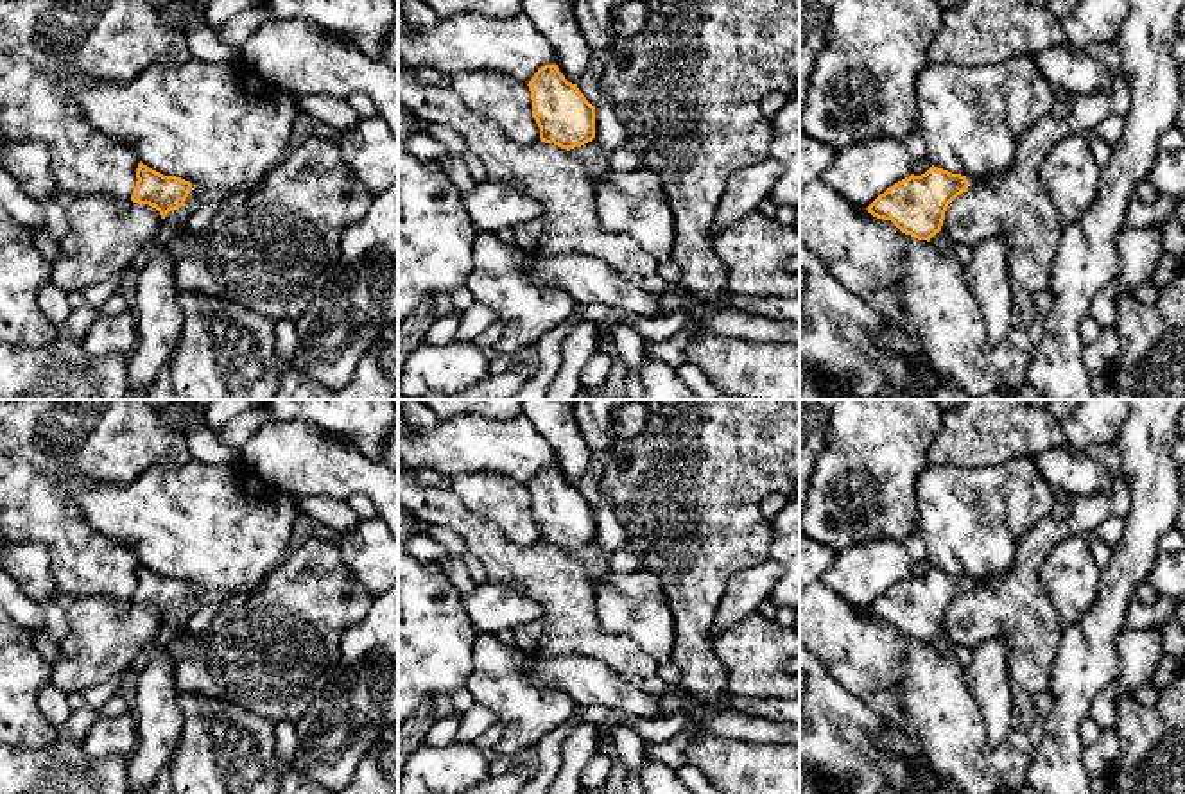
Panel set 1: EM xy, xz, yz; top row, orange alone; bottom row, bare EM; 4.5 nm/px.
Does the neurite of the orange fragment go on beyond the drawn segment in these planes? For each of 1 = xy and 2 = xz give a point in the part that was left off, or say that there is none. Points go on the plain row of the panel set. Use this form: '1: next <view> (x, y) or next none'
1: next none
2: next none

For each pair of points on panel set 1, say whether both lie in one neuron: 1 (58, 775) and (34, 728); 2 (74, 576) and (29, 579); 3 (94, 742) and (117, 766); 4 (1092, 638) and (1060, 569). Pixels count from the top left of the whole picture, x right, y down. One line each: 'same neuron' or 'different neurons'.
1: different neurons
2: different neurons
3: different neurons
4: different neurons

